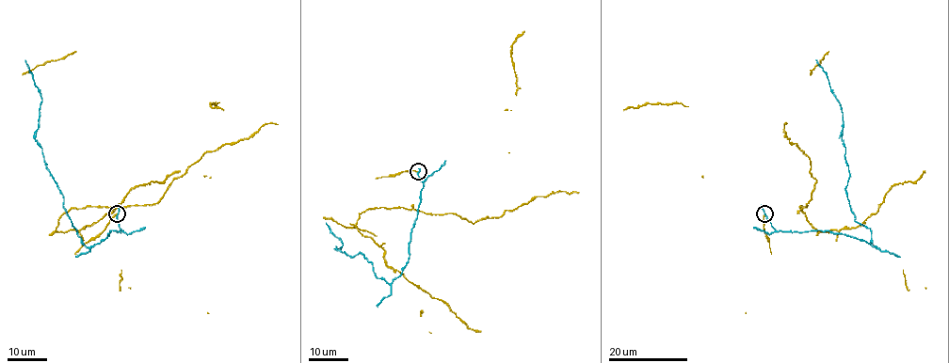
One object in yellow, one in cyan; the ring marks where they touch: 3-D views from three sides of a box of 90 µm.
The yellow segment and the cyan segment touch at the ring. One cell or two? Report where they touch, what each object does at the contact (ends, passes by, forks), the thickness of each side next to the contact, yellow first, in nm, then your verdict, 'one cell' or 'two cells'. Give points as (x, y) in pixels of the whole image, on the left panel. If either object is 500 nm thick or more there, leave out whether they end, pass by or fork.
at (117, 213); yellow ends there; cyan passes by; 140 nm thick on the yellow side, 140 nm on the other; two cells

